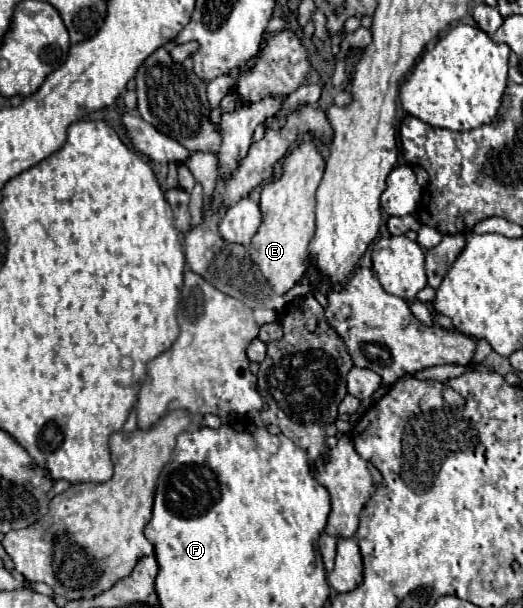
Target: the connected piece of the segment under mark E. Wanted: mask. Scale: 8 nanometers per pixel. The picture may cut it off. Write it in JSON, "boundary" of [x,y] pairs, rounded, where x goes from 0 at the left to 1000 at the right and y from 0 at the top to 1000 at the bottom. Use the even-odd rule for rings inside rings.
{"boundary":[[[576,234],[541,263],[537,293],[503,306],[495,332],[503,365],[472,405],[472,414],[526,484],[553,480],[591,441],[591,398],[602,388],[602,316],[618,283],[621,263],[606,240],[598,234]]]}

